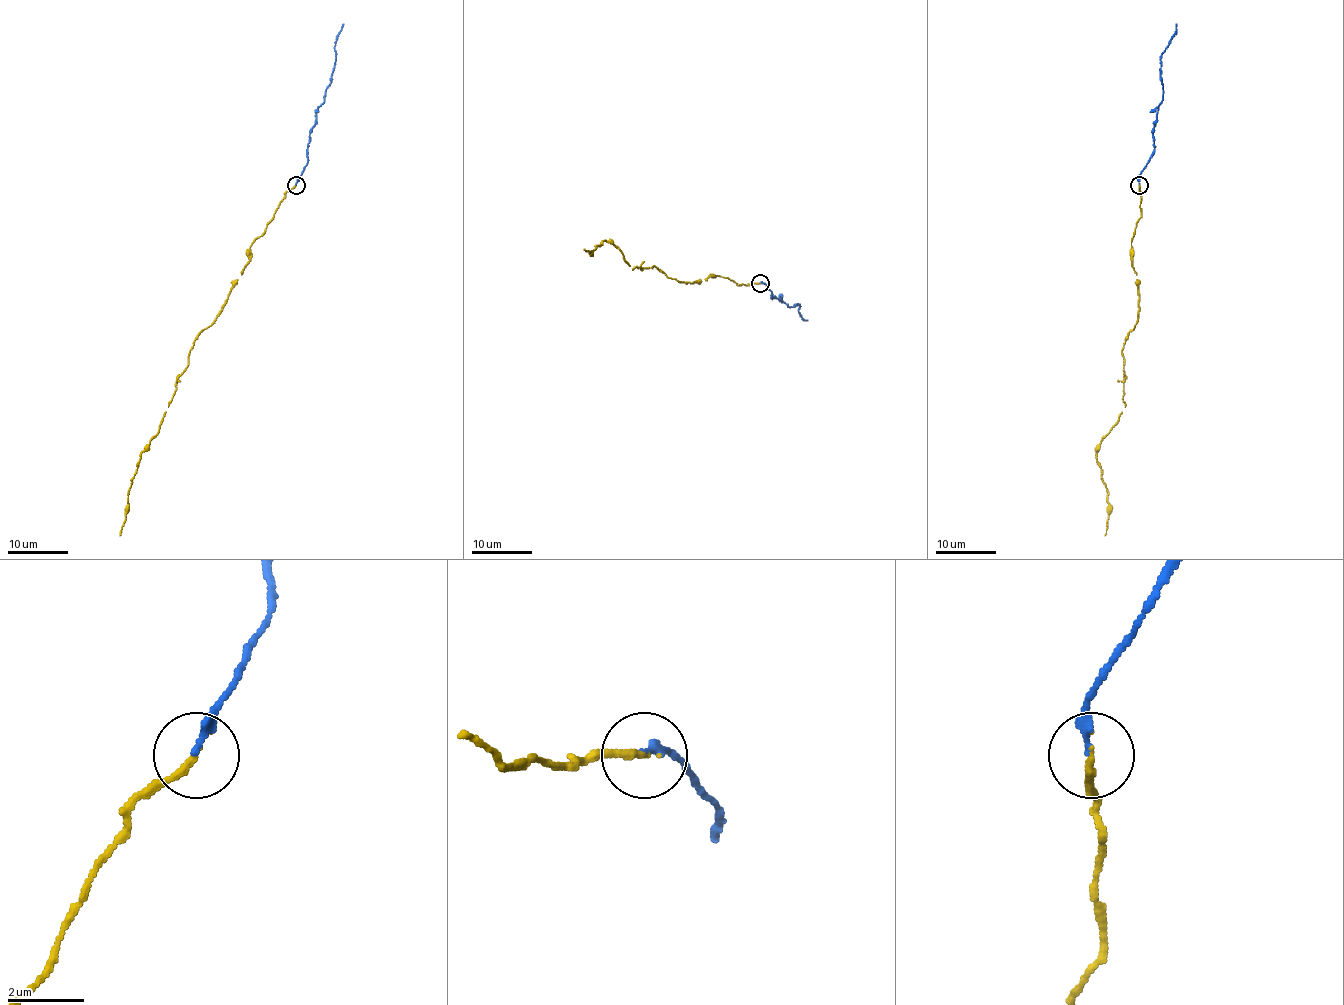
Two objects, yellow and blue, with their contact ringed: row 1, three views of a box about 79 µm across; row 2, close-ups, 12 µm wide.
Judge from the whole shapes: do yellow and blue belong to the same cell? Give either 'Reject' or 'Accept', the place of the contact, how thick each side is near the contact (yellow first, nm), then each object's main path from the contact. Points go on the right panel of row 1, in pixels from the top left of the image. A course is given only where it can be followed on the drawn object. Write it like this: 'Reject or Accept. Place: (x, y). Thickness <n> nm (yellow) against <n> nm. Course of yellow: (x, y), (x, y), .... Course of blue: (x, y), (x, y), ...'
Accept. Place: (1139, 185). Thickness 180 nm (yellow) against 200 nm. Course of yellow: (1139, 185), (1140, 218), (1131, 245), (1139, 317), (1124, 342), (1125, 407), (1097, 454), (1109, 504), (1104, 536). Course of blue: (1139, 185), (1139, 176), (1154, 149), (1153, 129), (1163, 94), (1160, 55), (1175, 32), (1177, 23)

